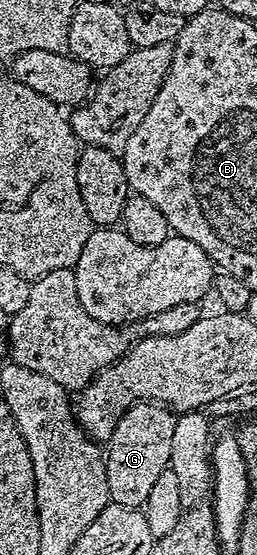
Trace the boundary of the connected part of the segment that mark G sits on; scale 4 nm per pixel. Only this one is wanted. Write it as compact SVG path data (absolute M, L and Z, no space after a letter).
M151 400L131 404L122 414L122 418L118 418L114 434L106 441L104 461L108 499L111 503L131 508L140 508L146 504L158 476L169 469L170 445L174 438L175 425L173 409Z

